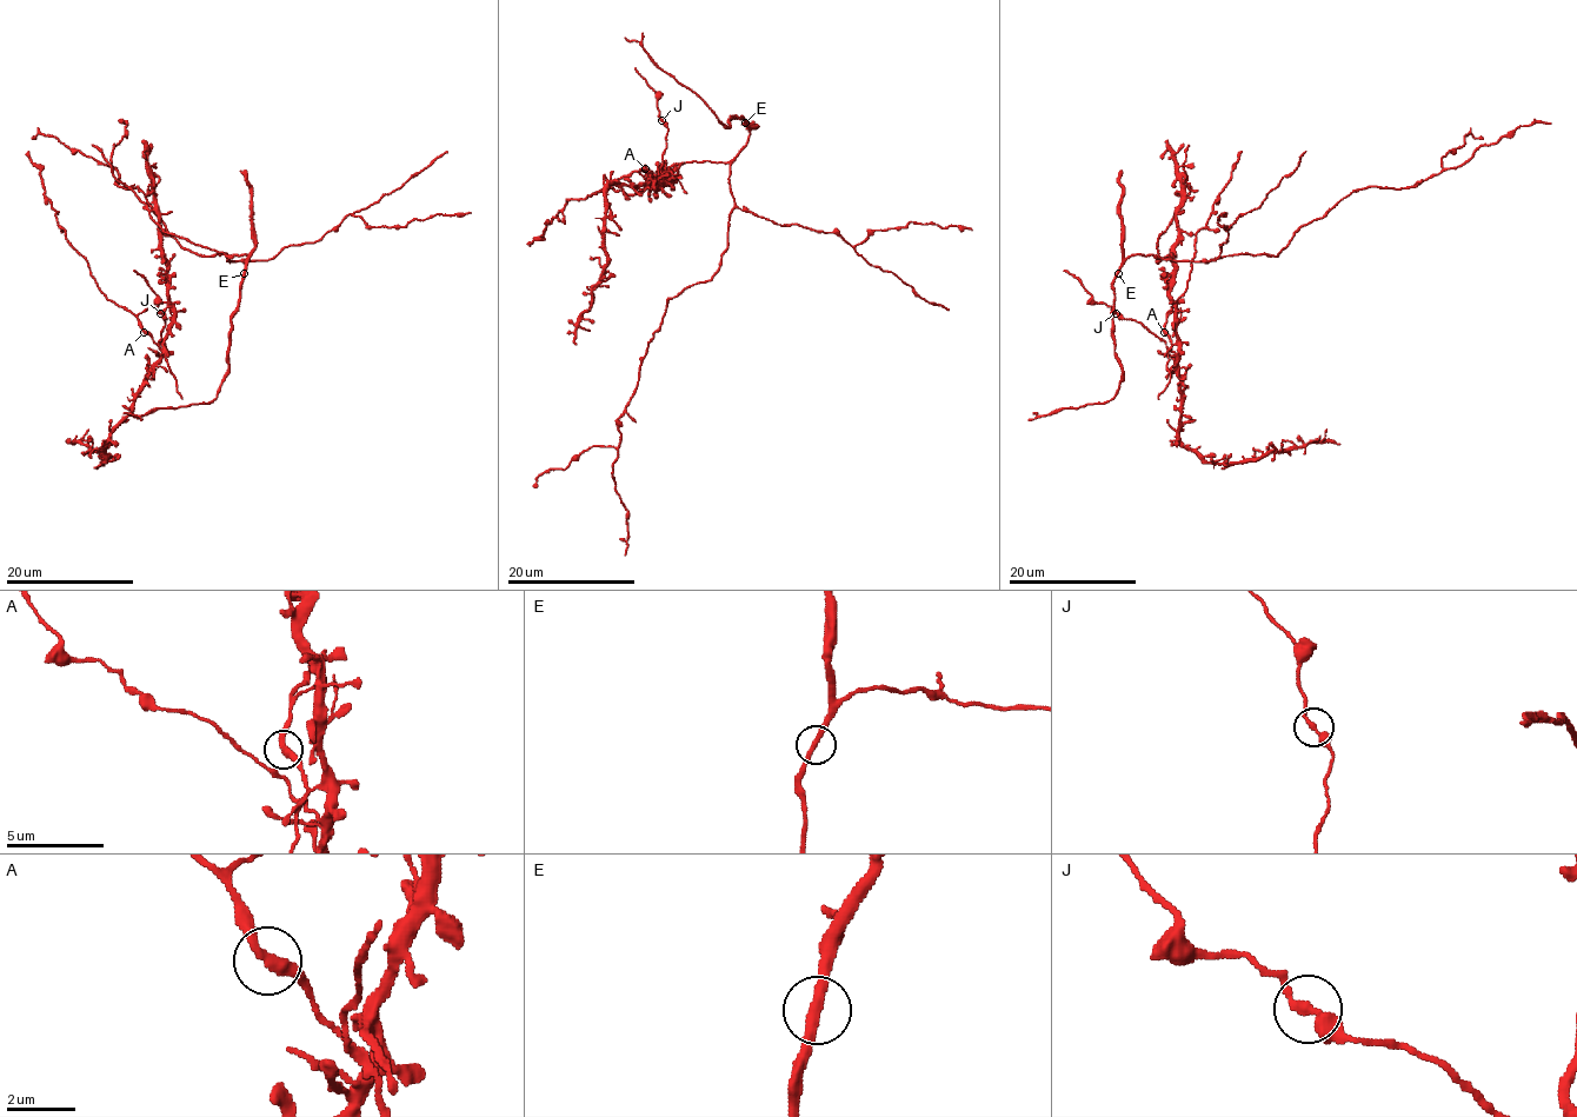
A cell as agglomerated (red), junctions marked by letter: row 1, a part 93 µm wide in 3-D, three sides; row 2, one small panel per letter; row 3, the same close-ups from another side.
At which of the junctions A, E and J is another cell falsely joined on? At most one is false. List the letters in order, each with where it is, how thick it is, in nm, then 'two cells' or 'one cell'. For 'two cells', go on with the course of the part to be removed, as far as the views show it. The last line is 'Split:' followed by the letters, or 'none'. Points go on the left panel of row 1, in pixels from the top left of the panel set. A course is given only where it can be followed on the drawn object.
A: at (144, 332); 300 nm thick; one cell
E: at (244, 273); 280 nm thick; one cell
J: at (160, 313); 280 nm thick; one cell
Split: none

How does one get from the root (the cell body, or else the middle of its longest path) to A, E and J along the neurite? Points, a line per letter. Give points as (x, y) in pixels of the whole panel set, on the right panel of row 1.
A: (1156, 247), (1159, 237), (1178, 211), (1178, 244), (1170, 292), (1177, 341), (1172, 346), (1164, 332)
E: (1156, 247), (1157, 256), (1130, 256), (1118, 273)
J: (1156, 247), (1178, 211), (1170, 292), (1177, 341), (1169, 347), (1138, 321), (1116, 312)

